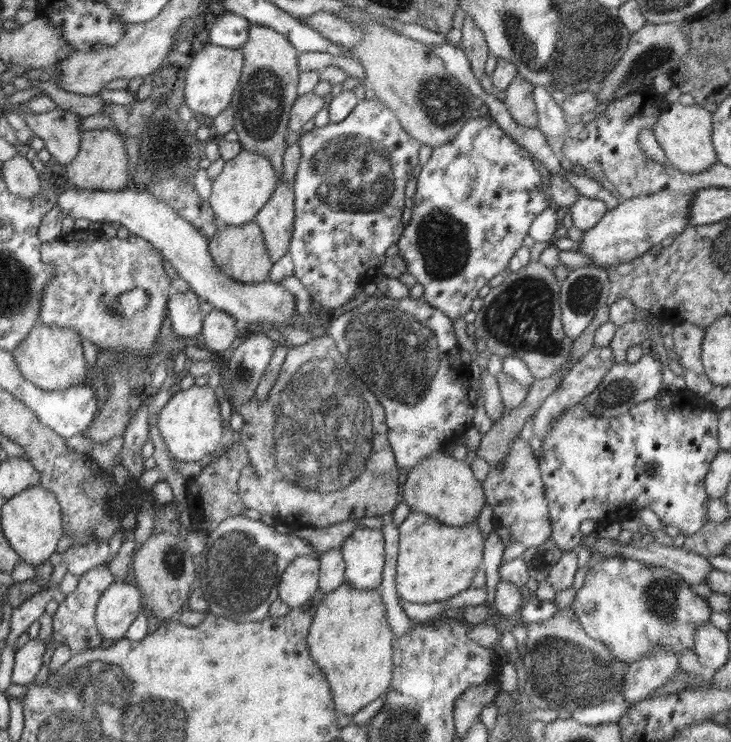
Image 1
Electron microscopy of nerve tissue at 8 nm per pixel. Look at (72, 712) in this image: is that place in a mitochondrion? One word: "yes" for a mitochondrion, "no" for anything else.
yes

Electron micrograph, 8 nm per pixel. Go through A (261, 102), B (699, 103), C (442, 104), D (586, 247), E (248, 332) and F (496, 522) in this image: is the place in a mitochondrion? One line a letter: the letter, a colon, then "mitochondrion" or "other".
A: mitochondrion
B: other
C: mitochondrion
D: other
E: other
F: other

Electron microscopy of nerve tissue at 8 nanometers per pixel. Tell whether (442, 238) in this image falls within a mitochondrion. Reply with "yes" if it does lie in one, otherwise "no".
yes

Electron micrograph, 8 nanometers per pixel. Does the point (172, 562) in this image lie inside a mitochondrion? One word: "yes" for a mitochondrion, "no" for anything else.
yes

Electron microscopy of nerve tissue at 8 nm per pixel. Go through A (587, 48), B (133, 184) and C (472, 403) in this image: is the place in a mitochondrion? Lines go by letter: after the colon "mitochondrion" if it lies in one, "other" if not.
A: mitochondrion
B: other
C: other

